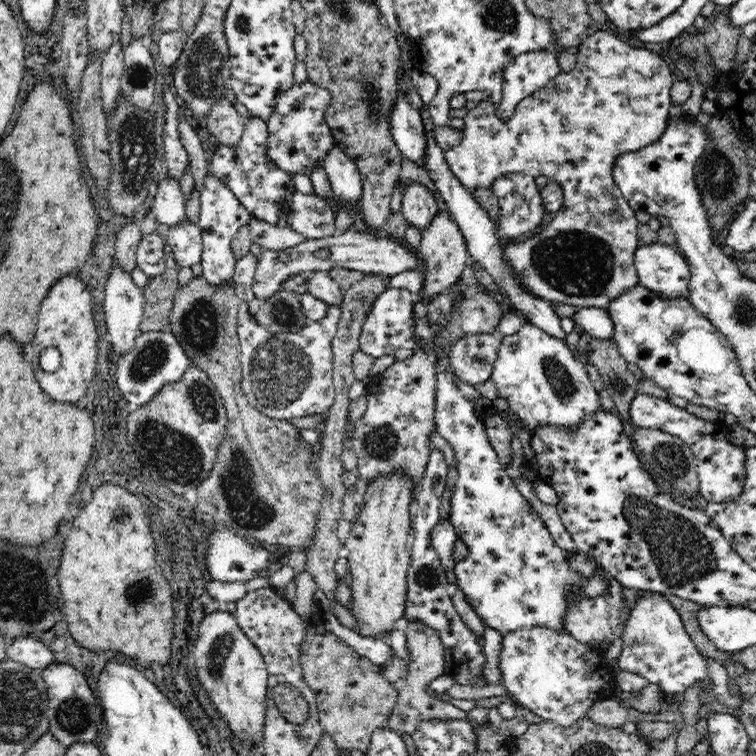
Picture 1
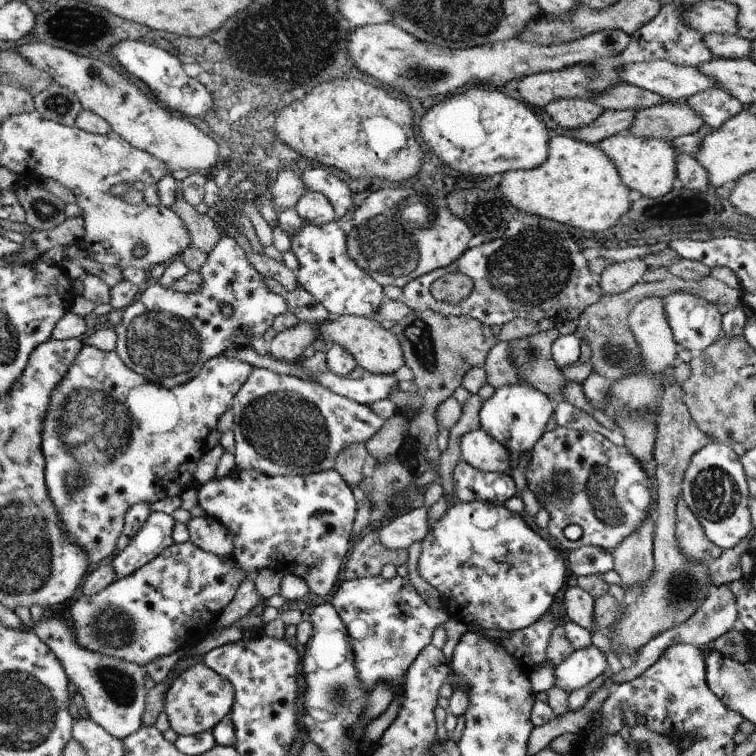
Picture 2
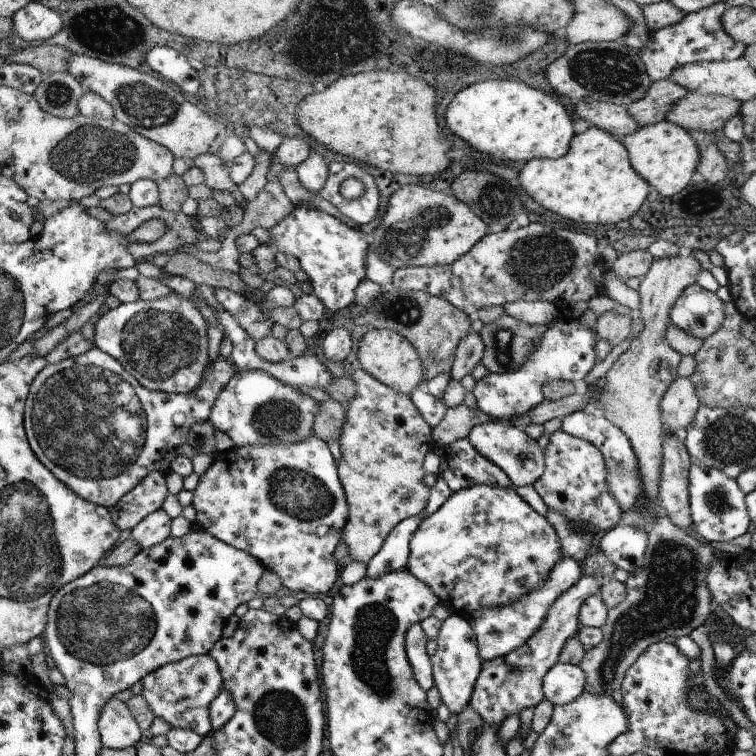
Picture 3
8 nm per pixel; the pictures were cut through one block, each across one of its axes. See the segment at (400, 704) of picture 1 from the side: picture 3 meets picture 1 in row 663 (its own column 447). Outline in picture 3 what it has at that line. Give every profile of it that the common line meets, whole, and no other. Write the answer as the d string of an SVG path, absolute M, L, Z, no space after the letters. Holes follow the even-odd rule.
M464 404L448 408L442 421L433 428L431 436L436 449L442 449L456 440L464 439L477 425L494 420L478 408L468 408Z

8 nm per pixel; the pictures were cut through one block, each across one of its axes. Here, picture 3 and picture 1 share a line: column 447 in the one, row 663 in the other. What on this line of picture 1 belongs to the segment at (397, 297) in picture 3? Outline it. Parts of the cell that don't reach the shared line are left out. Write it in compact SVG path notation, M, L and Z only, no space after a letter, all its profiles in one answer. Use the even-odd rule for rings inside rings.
M310 620L306 638L300 643L302 676L315 693L319 708L319 724L334 741L337 748L367 753L372 734L385 726L398 702L398 688L388 683L375 666L353 650L344 640L324 627L322 620Z

